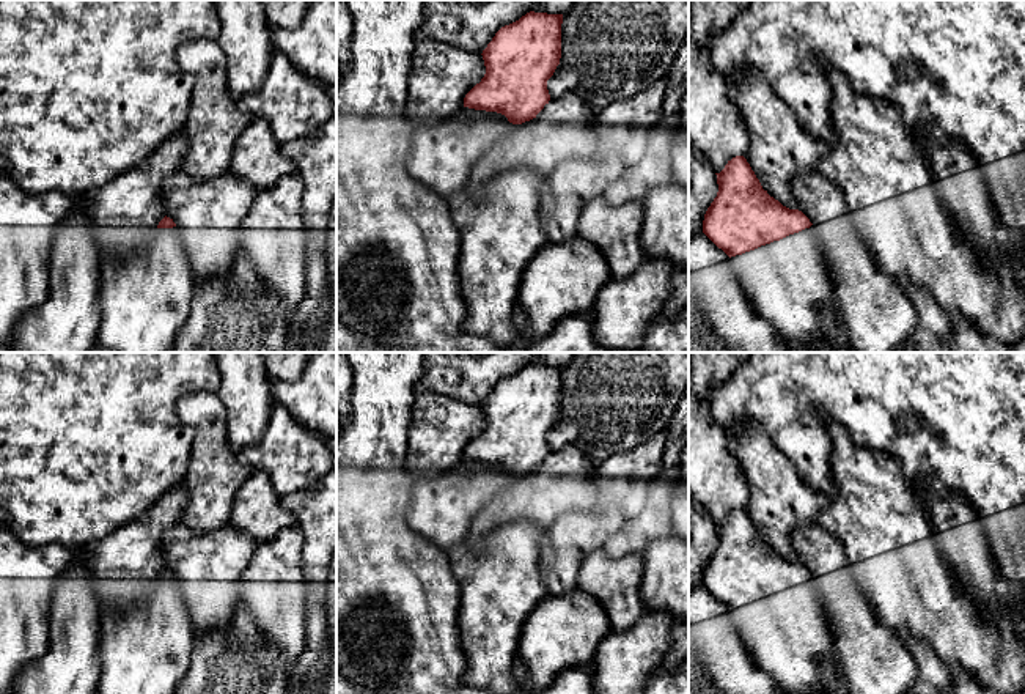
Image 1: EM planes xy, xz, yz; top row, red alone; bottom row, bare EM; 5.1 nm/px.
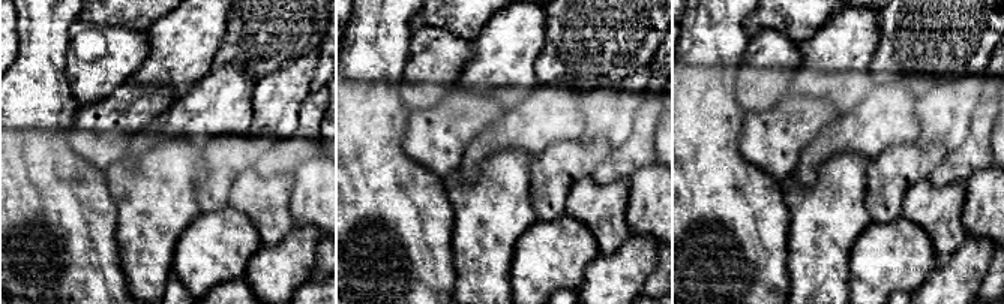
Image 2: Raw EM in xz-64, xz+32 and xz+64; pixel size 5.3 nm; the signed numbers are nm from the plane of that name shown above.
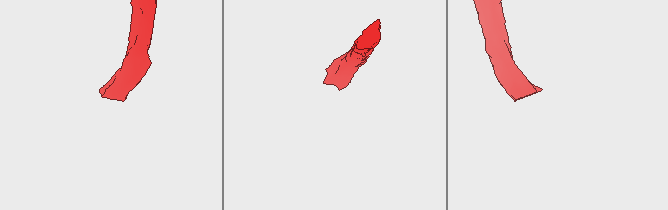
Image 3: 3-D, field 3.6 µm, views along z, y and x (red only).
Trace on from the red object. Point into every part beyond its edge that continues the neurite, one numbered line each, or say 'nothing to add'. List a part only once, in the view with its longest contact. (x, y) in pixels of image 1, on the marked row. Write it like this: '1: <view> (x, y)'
1: yz (786, 282)

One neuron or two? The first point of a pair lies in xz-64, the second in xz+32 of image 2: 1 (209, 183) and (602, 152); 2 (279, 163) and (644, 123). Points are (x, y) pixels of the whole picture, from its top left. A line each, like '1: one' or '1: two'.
1: one
2: one

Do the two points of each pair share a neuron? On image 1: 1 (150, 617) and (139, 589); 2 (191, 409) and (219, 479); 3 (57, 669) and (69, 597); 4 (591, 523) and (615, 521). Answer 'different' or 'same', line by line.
1: different
2: same
3: same
4: same

